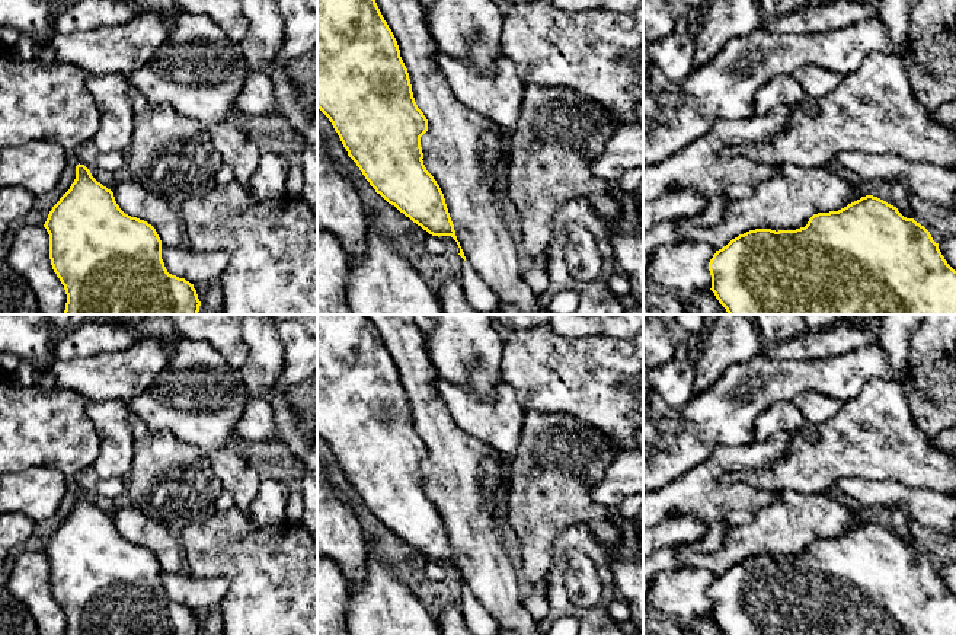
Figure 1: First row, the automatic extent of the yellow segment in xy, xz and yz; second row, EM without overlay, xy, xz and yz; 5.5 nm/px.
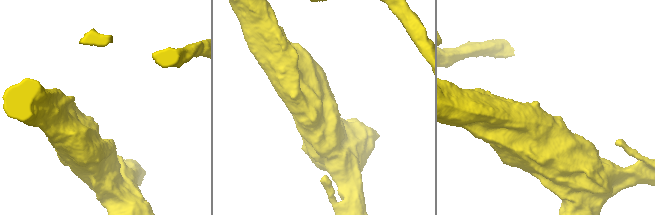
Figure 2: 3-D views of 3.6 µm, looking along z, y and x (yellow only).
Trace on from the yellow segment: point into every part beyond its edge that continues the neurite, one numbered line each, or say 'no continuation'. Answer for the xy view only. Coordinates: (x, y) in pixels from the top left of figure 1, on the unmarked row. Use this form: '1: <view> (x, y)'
1: xy (51, 428)

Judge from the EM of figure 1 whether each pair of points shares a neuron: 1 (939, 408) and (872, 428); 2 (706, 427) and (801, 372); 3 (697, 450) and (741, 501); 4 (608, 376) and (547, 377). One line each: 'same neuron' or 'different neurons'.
1: different neurons
2: same neuron
3: different neurons
4: same neuron

